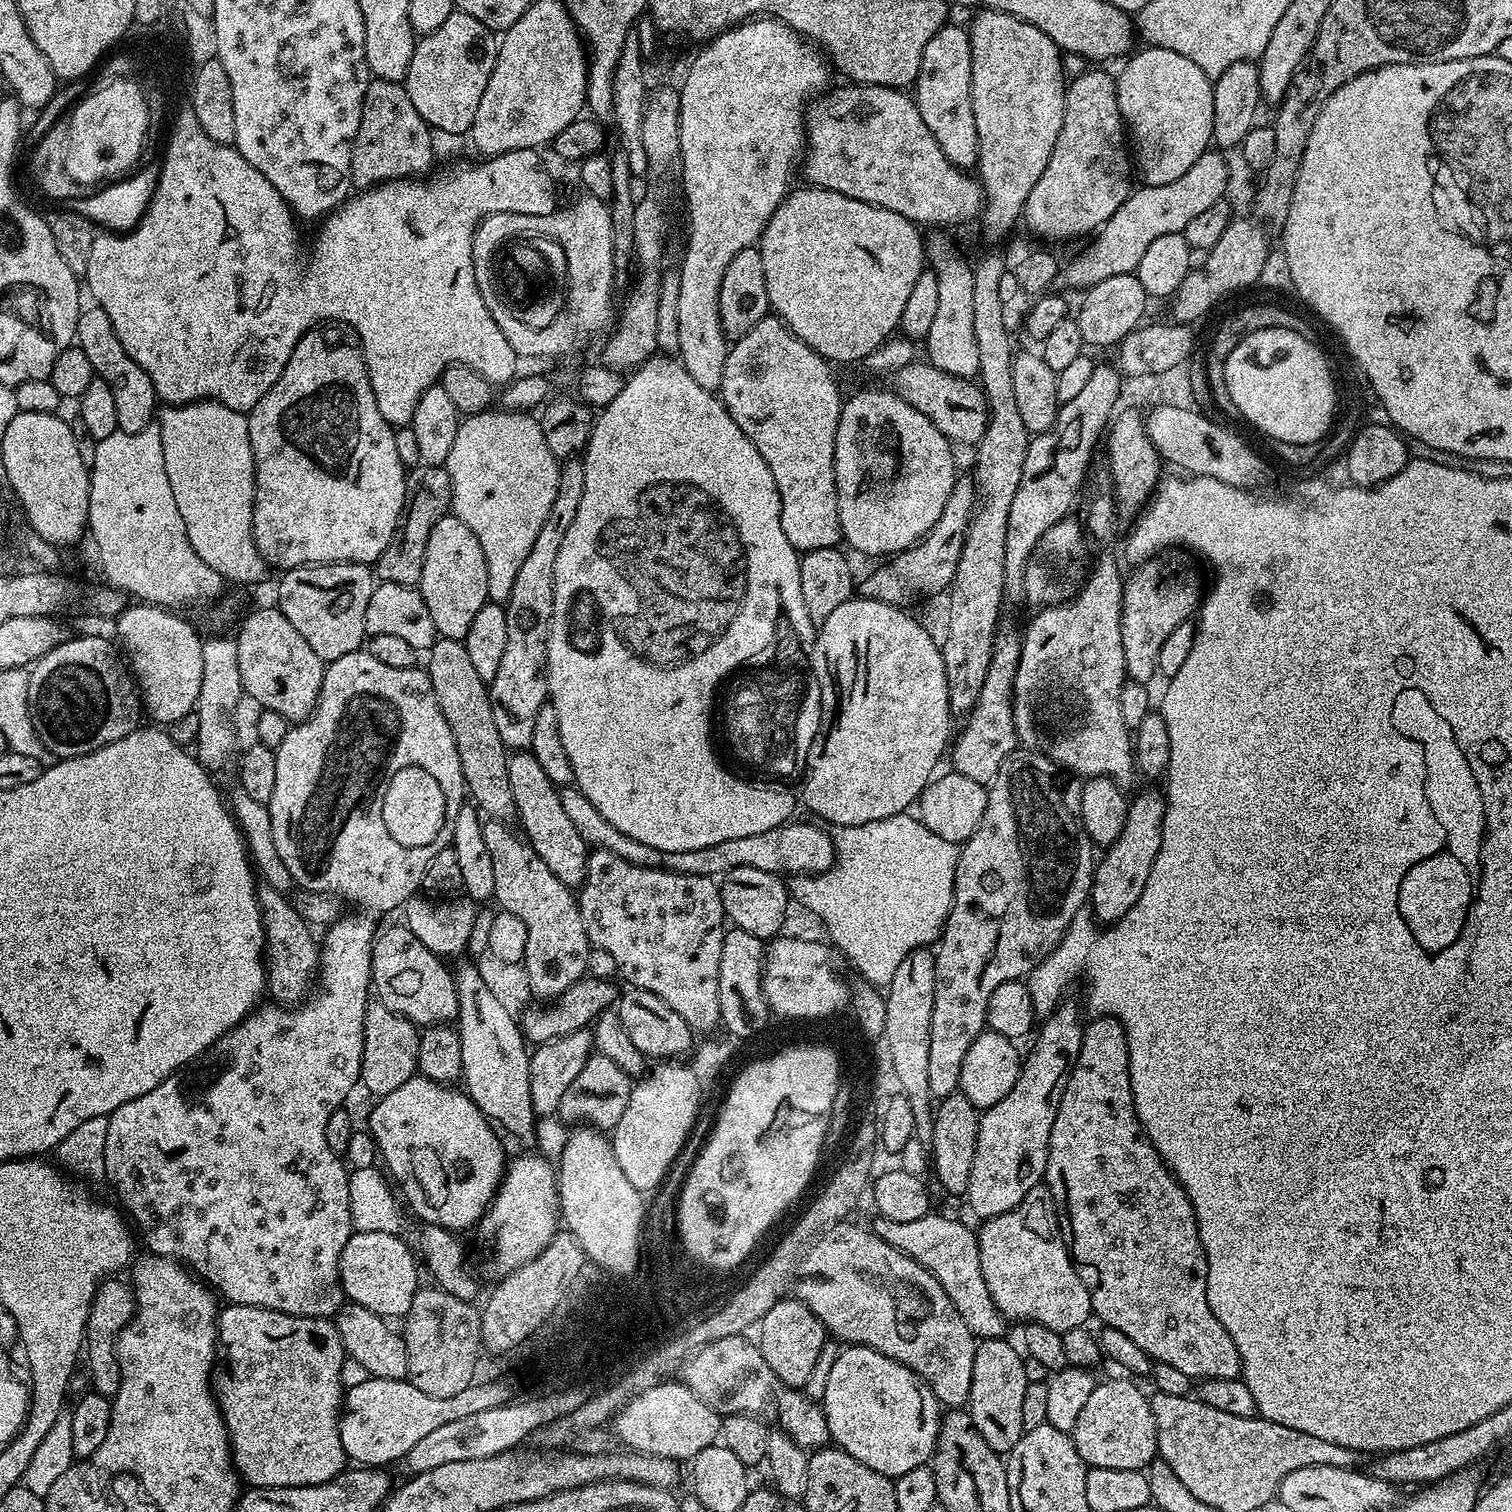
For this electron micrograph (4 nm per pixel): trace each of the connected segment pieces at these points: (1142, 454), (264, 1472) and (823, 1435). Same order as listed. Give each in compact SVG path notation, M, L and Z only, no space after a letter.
M1136 408L1121 411L1111 421L1106 436L1106 448L1107 444L1108 468L1112 471L1112 484L1116 487L1115 503L1123 511L1125 508L1126 511L1135 513L1137 510L1143 509L1152 499L1156 486L1162 479L1162 473L1160 473L1162 459L1154 442L1150 442L1150 438L1146 434L1144 416Z
M225 1303L219 1309L217 1321L218 1348L222 1353L222 1364L228 1373L218 1380L218 1403L224 1415L224 1425L228 1428L228 1447L232 1450L232 1463L239 1479L253 1488L289 1488L290 1486L314 1486L339 1476L346 1468L346 1457L340 1437L340 1413L345 1385L340 1385L340 1375L346 1365L346 1353L342 1338L335 1323L323 1316L295 1316L282 1314L278 1310L266 1310L262 1306Z
M747 1335L718 1338L701 1346L682 1364L682 1382L702 1402L720 1414L764 1414L776 1404L779 1431L791 1436L793 1442L805 1450L823 1448L829 1443L828 1427L823 1407L808 1399L803 1391L781 1386L776 1375L766 1366L759 1347L748 1341Z

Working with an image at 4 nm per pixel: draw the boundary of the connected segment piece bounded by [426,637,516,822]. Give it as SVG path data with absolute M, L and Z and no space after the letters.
M439 637L428 650L427 656L428 681L430 686L434 686L434 698L438 698L442 718L446 718L454 734L454 746L458 750L458 762L462 766L467 795L485 817L511 821L516 816L516 807L514 793L510 791L510 749L502 742L495 726L494 710L490 710L488 684L478 678L470 654L461 640Z

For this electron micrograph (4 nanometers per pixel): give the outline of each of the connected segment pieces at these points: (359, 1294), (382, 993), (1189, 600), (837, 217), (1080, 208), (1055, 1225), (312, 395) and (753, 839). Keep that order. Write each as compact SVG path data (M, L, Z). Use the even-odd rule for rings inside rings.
M353 1231L340 1255L340 1284L351 1303L366 1306L366 1310L385 1318L406 1316L418 1282L416 1260L402 1237L395 1232Z
M407 926L388 928L375 937L372 946L374 996L390 1010L407 1016L417 1026L436 1026L457 1019L460 1007L453 973L437 953L430 951Z
M1168 550L1157 554L1151 560L1137 563L1136 568L1124 582L1124 597L1122 598L1122 654L1124 655L1124 671L1127 679L1134 684L1151 685L1152 679L1157 679L1158 669L1156 659L1158 650L1162 650L1162 642L1167 636L1183 624L1189 623L1197 615L1202 603L1200 580L1188 572L1180 572L1180 560L1175 551Z
M803 187L789 191L784 201L778 206L778 210L774 210L770 222L766 222L766 228L758 241L762 258L762 274L766 276L769 309L779 316L783 324L799 340L806 342L806 346L810 346L810 350L817 352L823 360L836 366L852 364L855 360L867 361L872 353L878 351L885 341L901 327L902 312L906 307L906 302L909 301L910 290L918 282L918 276L926 269L926 240L920 237L921 229L917 225L913 224L911 220L902 218L902 214L894 214L894 210L858 202L858 198L846 198L846 194L838 194L829 188Z
M1100 66L1089 68L1092 68L1089 72L1081 71L1067 81L1062 134L1058 134L1058 142L1054 142L1054 154L1050 154L1050 162L1046 162L1042 178L1038 178L1034 190L1030 190L1030 198L1026 198L1024 203L1023 223L1028 223L1029 230L1044 240L1068 240L1071 236L1087 237L1095 233L1100 225L1112 217L1114 210L1122 206L1122 202L1134 188L1134 164L1130 159L1129 145L1126 143L1124 119L1118 110L1116 76L1103 72L1100 69L1103 67Z
M1041 1182L1014 1206L1014 1210L1006 1210L1006 1214L987 1217L978 1228L976 1241L982 1258L982 1276L986 1278L986 1288L990 1290L990 1298L994 1298L994 1306L1009 1321L1024 1320L1033 1324L1041 1324L1058 1333L1066 1333L1075 1328L1083 1328L1088 1324L1088 1316L1093 1315L1090 1294L1078 1278L1076 1267L1072 1264L1072 1255L1064 1245L1060 1233L1058 1214L1054 1206L1054 1198L1048 1185Z
M313 330L313 331L310 331L310 332L307 332L307 334L306 334L306 335L305 335L305 336L304 336L304 337L302 337L302 338L301 338L301 339L300 339L300 341L299 341L299 342L298 342L298 346L294 346L294 354L290 354L290 362L286 362L286 370L282 370L282 374L281 374L281 375L280 375L280 377L279 377L279 378L278 378L278 382L274 382L274 386L270 386L270 390L266 390L266 394L262 394L262 398L261 398L261 399L260 399L260 401L258 401L258 403L257 403L257 404L256 404L256 405L254 405L254 406L253 406L253 408L252 408L252 410L251 410L251 412L249 412L249 413L247 413L247 417L248 417L248 429L249 429L249 430L250 430L250 450L251 450L251 451L252 451L252 453L253 453L253 454L254 454L254 470L255 470L255 471L256 471L256 501L255 501L255 502L254 502L254 518L253 518L253 519L252 519L252 537L253 537L253 538L254 538L254 542L255 542L255 543L256 543L256 548L257 548L257 550L259 550L259 551L260 551L260 556L261 556L261 557L262 557L262 558L263 558L263 560L264 560L264 562L265 562L265 565L268 565L268 566L271 566L271 567L272 567L272 564L273 564L273 566L274 566L274 567L276 567L276 568L280 568L280 569L279 569L279 570L287 570L287 569L289 569L289 568L300 568L300 567L302 567L302 565L303 565L303 564L366 564L366 565L369 565L369 566L372 566L372 565L375 565L375 562L376 562L376 559L378 559L378 557L380 557L380 555L381 555L381 554L382 554L382 550L386 550L386 542L390 542L390 538L391 538L391 537L392 537L392 536L393 536L393 534L394 534L394 533L395 533L395 532L396 532L396 527L398 527L398 526L399 526L399 525L400 525L400 515L401 515L401 514L402 514L402 513L403 513L403 512L404 512L404 477L405 477L405 475L406 475L406 469L405 469L405 466L404 466L404 463L403 463L403 462L402 462L402 458L398 458L398 450L397 450L397 449L396 449L396 447L395 447L395 446L394 446L394 428L393 428L393 425L391 425L391 424L388 424L388 423L387 423L387 422L386 422L386 418L382 418L382 410L378 410L378 402L374 402L374 390L373 390L373 389L372 389L372 387L371 387L371 386L370 386L370 378L369 378L369 377L368 377L368 367L367 367L367 366L366 366L366 362L365 362L365 361L364 361L364 354L363 354L363 351L361 351L361 349L360 349L360 348L359 348L359 347L356 347L356 346L353 346L353 348L351 348L351 346L350 346L350 345L348 345L348 344L327 344L327 342L326 342L326 341L324 341L324 340L323 340L323 338L322 338L322 337L320 337L320 336L319 336L319 334L318 334L318 333L319 333L319 331L316 331L316 330Z
M561 787L560 797L562 807L566 809L566 814L570 817L570 823L593 849L610 850L612 854L618 854L618 858L626 858L626 862L634 862L636 866L665 868L667 872L723 878L730 870L738 870L738 866L754 866L758 870L777 874L785 874L784 872L815 874L828 871L836 860L836 848L832 844L833 833L816 822L780 824L774 830L766 830L766 834L750 834L747 838L730 838L726 842L716 843L715 846L705 846L703 850L663 852L654 850L654 846L646 846L646 842L638 842L630 838L630 834L622 834L617 828L610 826L610 822L606 822L606 818L598 814L597 808L581 794L579 788Z

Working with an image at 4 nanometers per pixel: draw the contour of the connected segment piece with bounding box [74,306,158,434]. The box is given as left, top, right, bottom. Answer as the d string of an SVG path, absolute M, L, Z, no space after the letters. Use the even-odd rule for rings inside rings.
M99 306L85 307L78 318L75 347L90 358L93 373L114 393L114 414L118 417L118 429L126 434L134 434L138 430L149 427L158 412L158 397L154 390L154 382L150 382L150 374L122 350L122 342L118 342L118 334L114 334L114 326L110 323L110 314Z

